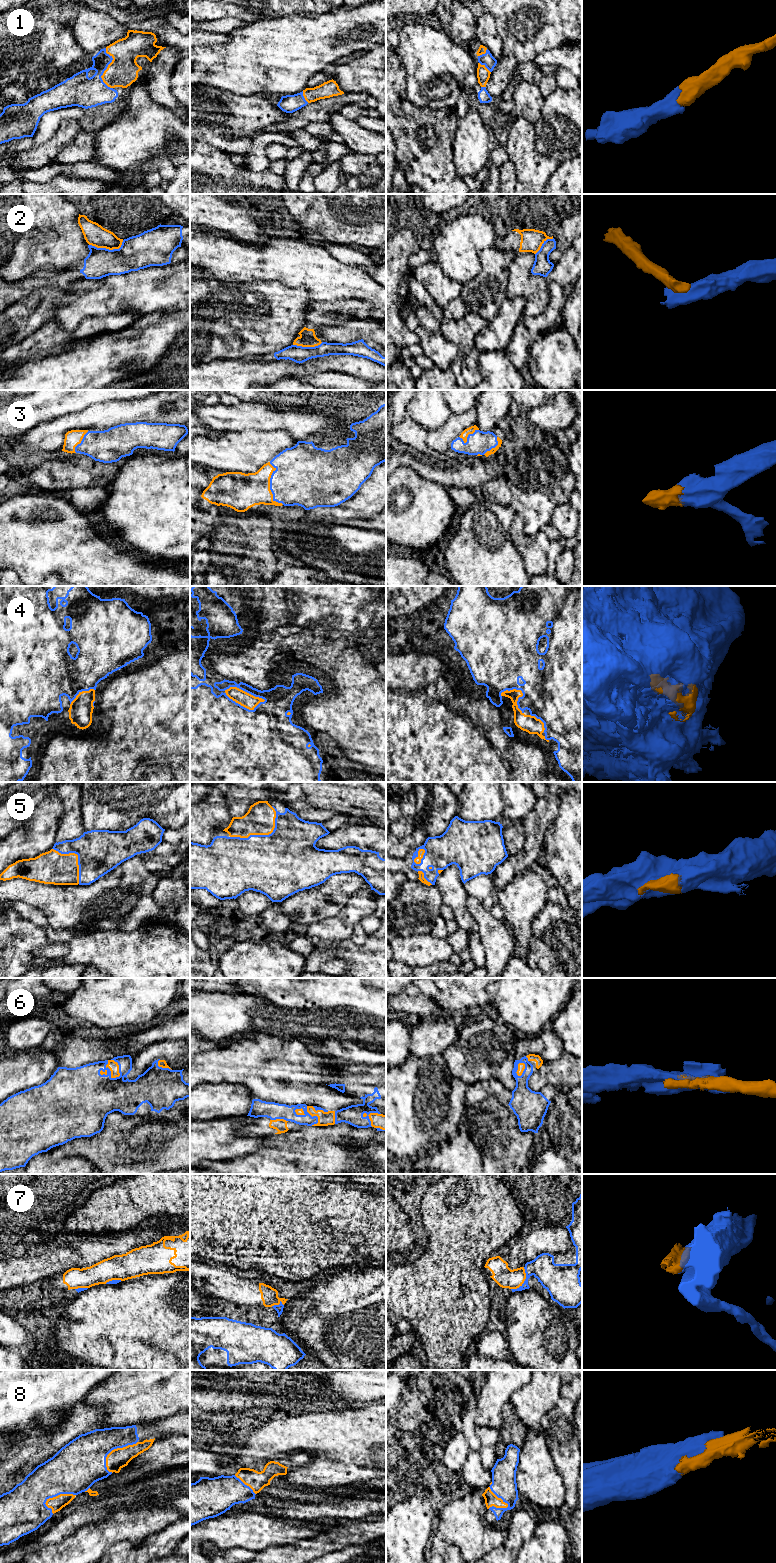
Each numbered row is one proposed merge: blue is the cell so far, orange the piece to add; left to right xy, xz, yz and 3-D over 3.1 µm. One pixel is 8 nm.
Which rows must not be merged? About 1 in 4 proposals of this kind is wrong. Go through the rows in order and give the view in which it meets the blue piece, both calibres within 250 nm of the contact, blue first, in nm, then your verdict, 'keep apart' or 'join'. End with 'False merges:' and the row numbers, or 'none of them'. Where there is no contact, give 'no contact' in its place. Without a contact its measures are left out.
1: contact in xy; calibres 240 and 240 nm; join
2: contact in xy; calibres 280 and 170 nm; keep apart
3: contact in xz; calibres 420 and 300 nm; join
4: contact in xz; calibres 280 and 120 nm; join
5: contact in xz; calibres 480 and 240 nm; join
6: contact in xy; calibres 440 and 80 nm; join
7: contact in yz; calibres 220 and 160 nm; keep apart
8: contact in xy; calibres 340 and 160 nm; join
False merges: 2, 7

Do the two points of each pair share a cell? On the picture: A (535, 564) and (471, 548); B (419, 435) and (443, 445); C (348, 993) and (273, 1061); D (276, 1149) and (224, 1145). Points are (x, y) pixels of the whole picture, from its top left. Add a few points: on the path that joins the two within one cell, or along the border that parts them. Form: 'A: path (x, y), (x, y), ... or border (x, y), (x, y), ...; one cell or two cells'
A: path (519, 560), (517, 558), (491, 558), (487, 554); one cell
B: border (444, 423), (427, 432), (426, 445), (431, 450); two cells
C: border (273, 1035), (285, 1040), (300, 1040), (316, 1053); two cells
D: border (264, 1138), (263, 1145), (253, 1152); two cells

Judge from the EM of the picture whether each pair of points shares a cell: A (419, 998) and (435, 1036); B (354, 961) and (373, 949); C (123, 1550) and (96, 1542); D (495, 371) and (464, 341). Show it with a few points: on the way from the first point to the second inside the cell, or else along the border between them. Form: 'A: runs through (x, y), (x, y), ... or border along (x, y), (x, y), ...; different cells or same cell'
A: border along (432, 1017), (421, 1019); different cells
B: runs through (359, 961), (368, 954); same cell
C: border along (136, 1546), (128, 1541), (118, 1541), (107, 1551); different cells
D: border along (477, 353), (478, 371), (483, 378); different cells

